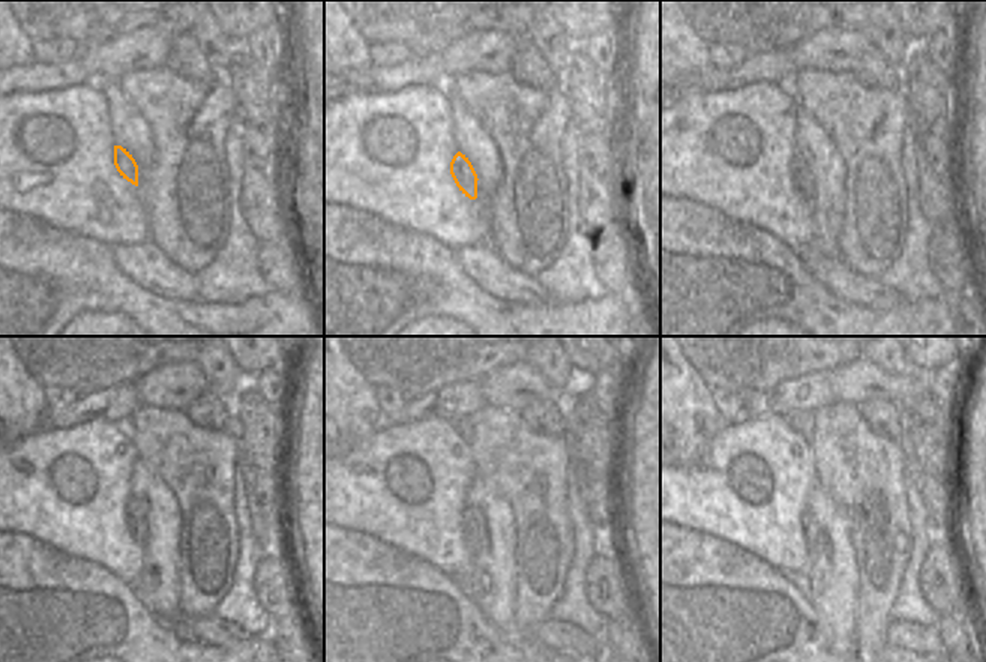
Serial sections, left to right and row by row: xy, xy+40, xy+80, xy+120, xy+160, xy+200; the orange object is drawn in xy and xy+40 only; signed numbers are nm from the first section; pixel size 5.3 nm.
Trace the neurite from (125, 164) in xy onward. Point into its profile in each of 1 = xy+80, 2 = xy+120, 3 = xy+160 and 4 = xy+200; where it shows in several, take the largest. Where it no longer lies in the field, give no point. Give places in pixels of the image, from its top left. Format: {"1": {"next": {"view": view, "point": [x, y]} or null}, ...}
{"1": {"next": {"view": "xy+80", "point": [803, 182]}}, "2": {"next": {"view": "xy+120", "point": [135, 518]}}, "3": {"next": {"view": "xy+160", "point": [473, 524]}}, "4": {"next": {"view": "xy+200", "point": [814, 535]}}}

